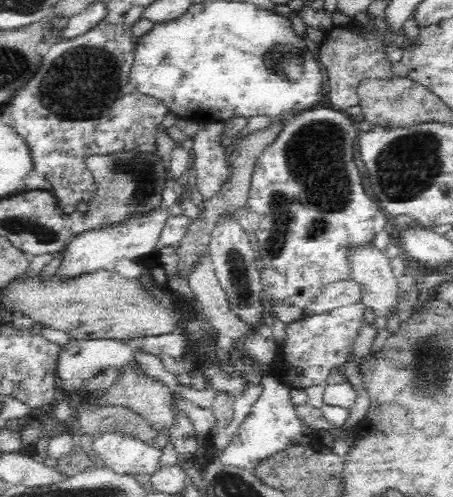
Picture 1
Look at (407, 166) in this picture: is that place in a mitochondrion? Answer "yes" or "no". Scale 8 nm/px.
yes

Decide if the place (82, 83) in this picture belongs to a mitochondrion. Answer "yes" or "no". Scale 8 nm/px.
yes

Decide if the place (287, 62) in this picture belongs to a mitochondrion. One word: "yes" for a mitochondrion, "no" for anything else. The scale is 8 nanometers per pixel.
yes

